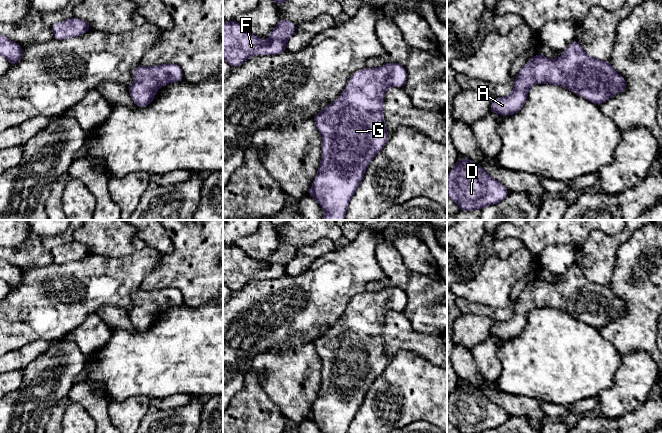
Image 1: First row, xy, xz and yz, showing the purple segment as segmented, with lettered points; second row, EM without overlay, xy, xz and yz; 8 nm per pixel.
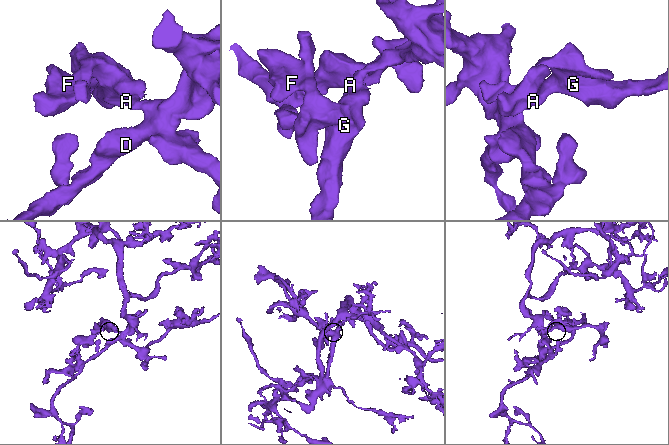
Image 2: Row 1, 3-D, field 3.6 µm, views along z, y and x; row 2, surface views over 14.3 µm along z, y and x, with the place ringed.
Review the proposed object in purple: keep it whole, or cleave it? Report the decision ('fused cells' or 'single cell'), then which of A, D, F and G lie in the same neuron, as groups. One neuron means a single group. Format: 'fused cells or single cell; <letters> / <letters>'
single cell; A D F G

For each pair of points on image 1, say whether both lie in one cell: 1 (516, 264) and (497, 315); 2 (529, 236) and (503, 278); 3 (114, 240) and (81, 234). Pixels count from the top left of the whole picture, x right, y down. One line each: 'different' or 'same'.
1: different
2: different
3: same

